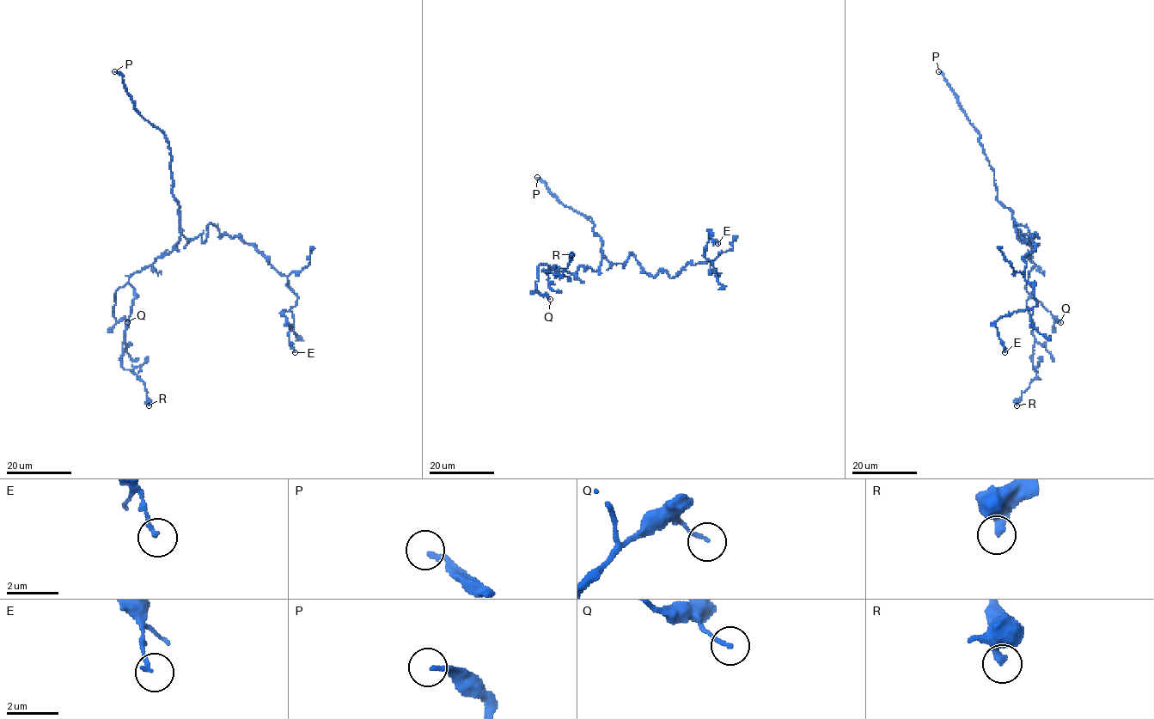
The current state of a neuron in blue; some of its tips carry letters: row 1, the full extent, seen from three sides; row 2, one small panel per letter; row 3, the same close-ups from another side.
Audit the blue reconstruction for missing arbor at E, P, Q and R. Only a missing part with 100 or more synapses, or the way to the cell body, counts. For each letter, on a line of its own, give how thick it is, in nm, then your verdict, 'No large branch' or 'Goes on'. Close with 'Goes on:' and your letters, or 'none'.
E: Thickness 140 nm. No large branch
P: Thickness 150 nm. Goes on
Q: Thickness 130 nm. No large branch
R: Thickness 400 nm. No large branch
Goes on: P

